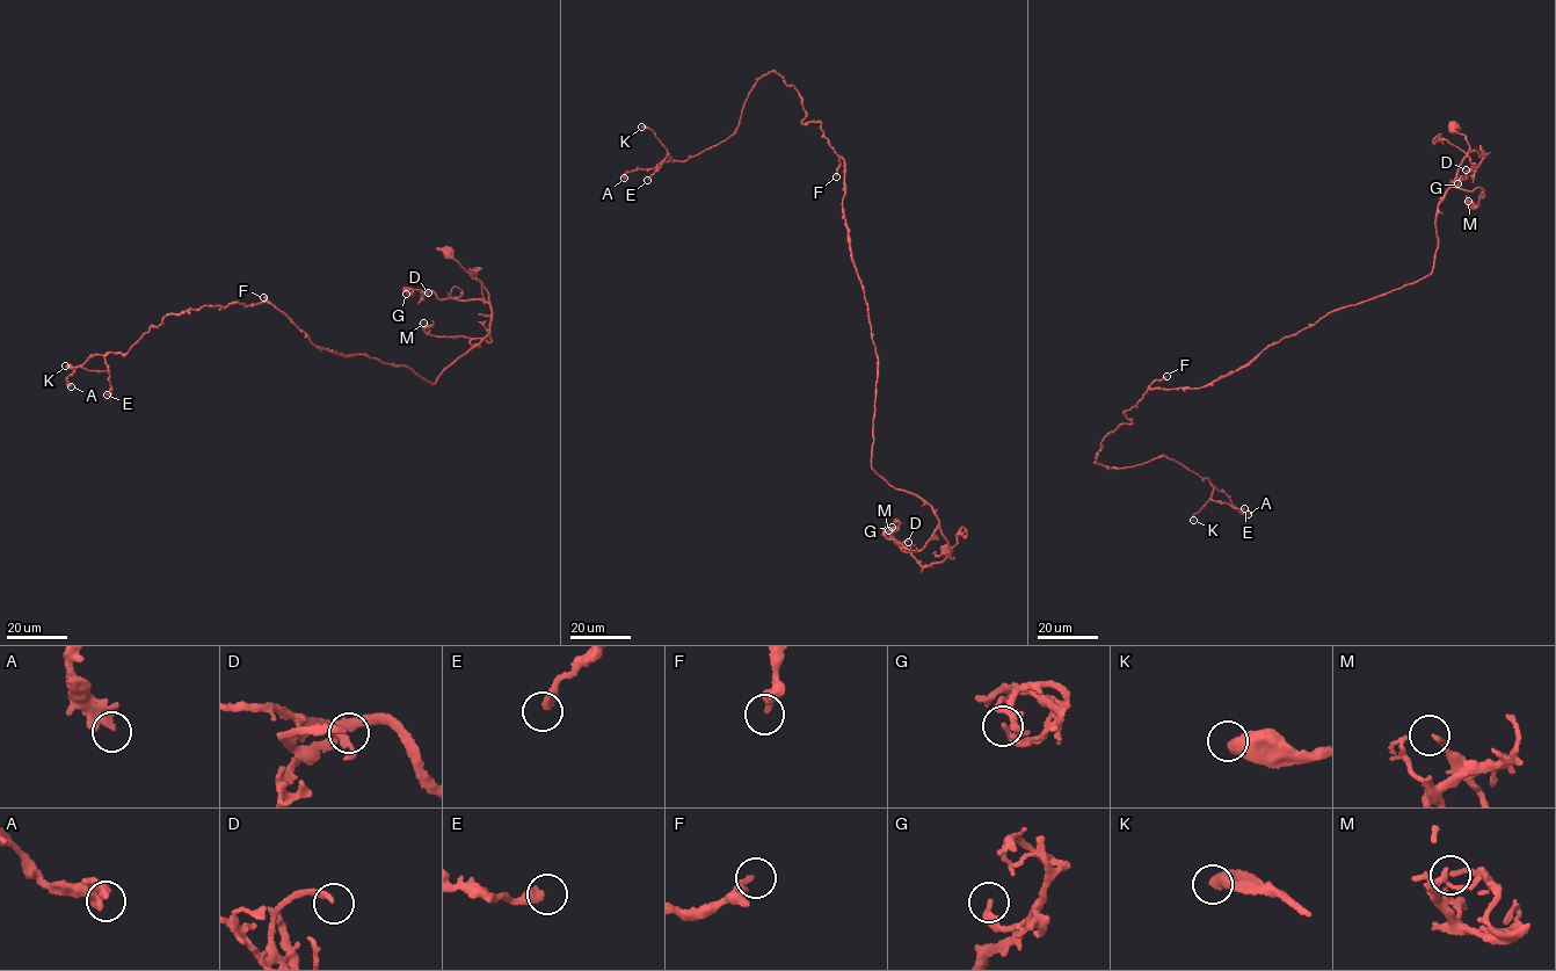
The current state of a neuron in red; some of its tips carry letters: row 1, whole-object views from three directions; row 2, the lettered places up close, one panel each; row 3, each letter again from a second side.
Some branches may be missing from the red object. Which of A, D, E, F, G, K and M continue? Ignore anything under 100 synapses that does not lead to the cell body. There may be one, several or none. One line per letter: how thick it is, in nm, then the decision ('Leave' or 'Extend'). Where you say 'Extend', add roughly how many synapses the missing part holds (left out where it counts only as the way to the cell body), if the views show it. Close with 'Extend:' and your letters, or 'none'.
A: Thickness 440 nm. Leave
D: Thickness 200 nm. Leave
E: Thickness 360 nm. Leave
F: Thickness 280 nm. Extend. Roughly 160 synapses
G: Thickness 190 nm. Leave
K: Thickness 480 nm. Leave
M: Thickness 160 nm. Leave
Extend: F

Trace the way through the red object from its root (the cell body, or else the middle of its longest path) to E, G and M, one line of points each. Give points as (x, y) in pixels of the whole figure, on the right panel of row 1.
E: (1453, 125), (1469, 150), (1430, 274), (1206, 385), (1148, 388), (1103, 436), (1098, 464), (1166, 457), (1244, 508)
G: (1453, 125), (1452, 131), (1466, 136), (1469, 151), (1485, 157), (1458, 183)
M: (1453, 125), (1452, 131), (1466, 136), (1469, 150), (1452, 186), (1484, 190), (1477, 207), (1468, 201)

